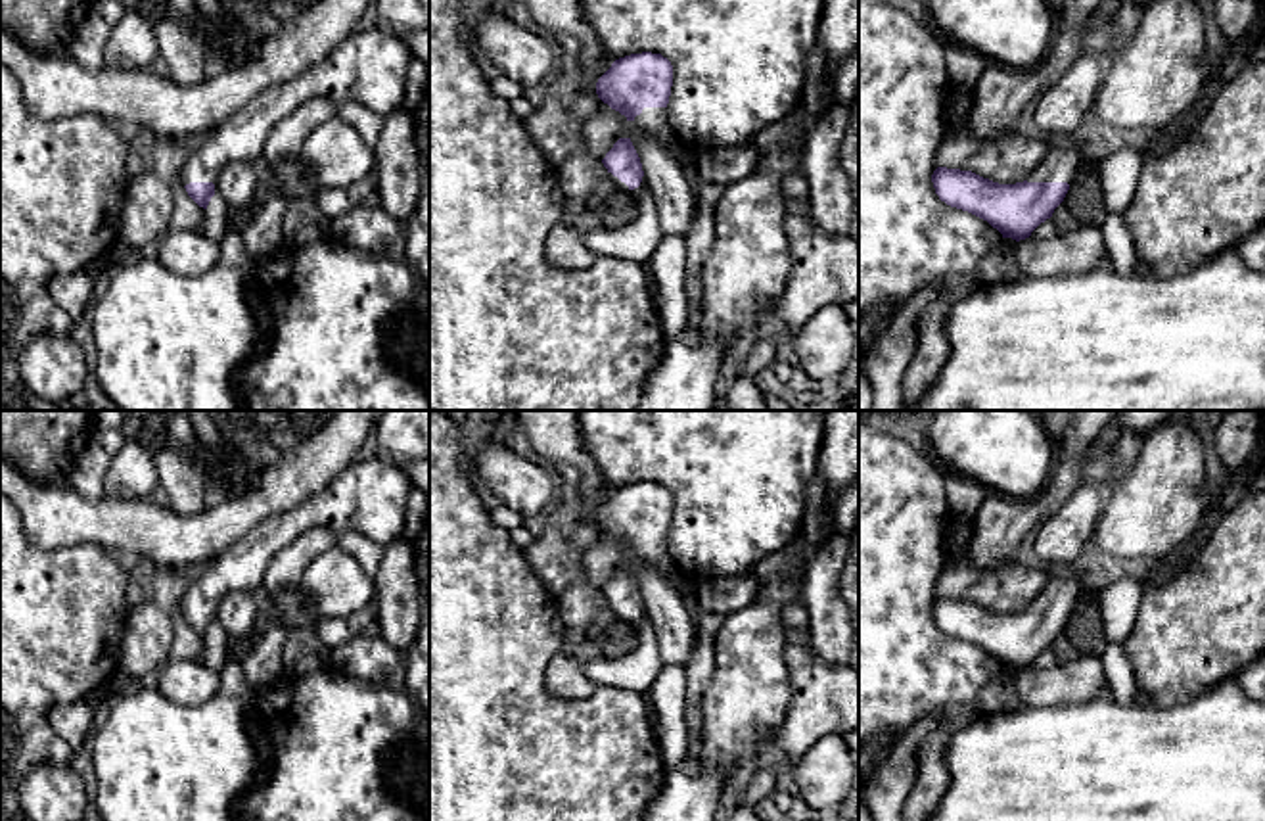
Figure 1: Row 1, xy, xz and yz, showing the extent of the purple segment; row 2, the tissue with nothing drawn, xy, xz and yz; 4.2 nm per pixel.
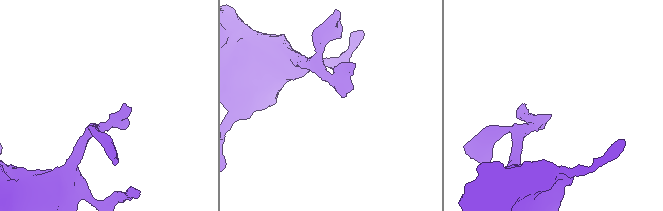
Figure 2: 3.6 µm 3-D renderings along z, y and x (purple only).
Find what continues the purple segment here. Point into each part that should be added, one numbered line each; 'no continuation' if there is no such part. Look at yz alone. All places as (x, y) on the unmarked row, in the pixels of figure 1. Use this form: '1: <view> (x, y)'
1: yz (1060, 593)

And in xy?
1: xy (370, 497)

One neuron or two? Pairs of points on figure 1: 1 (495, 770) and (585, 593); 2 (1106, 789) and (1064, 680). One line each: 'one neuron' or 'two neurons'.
1: two neurons
2: two neurons

